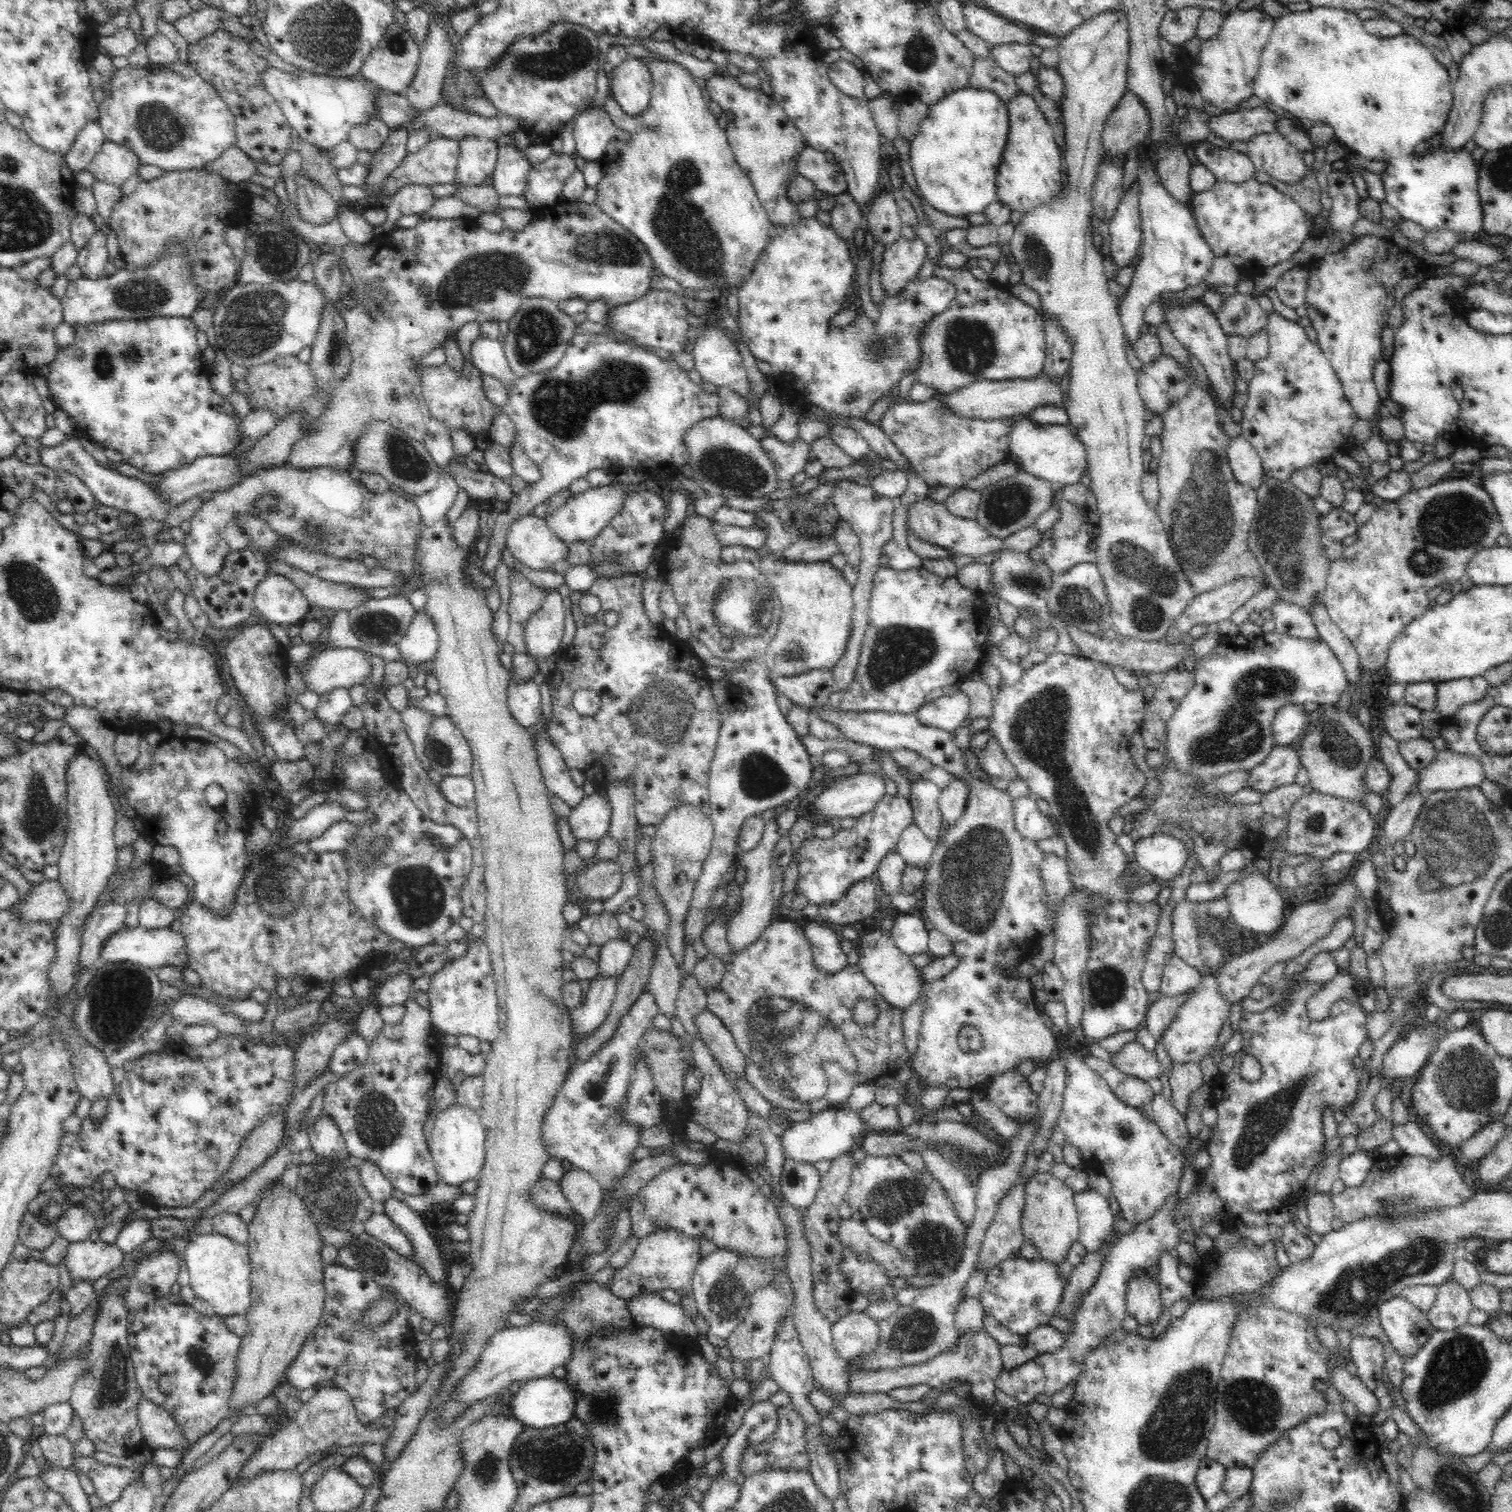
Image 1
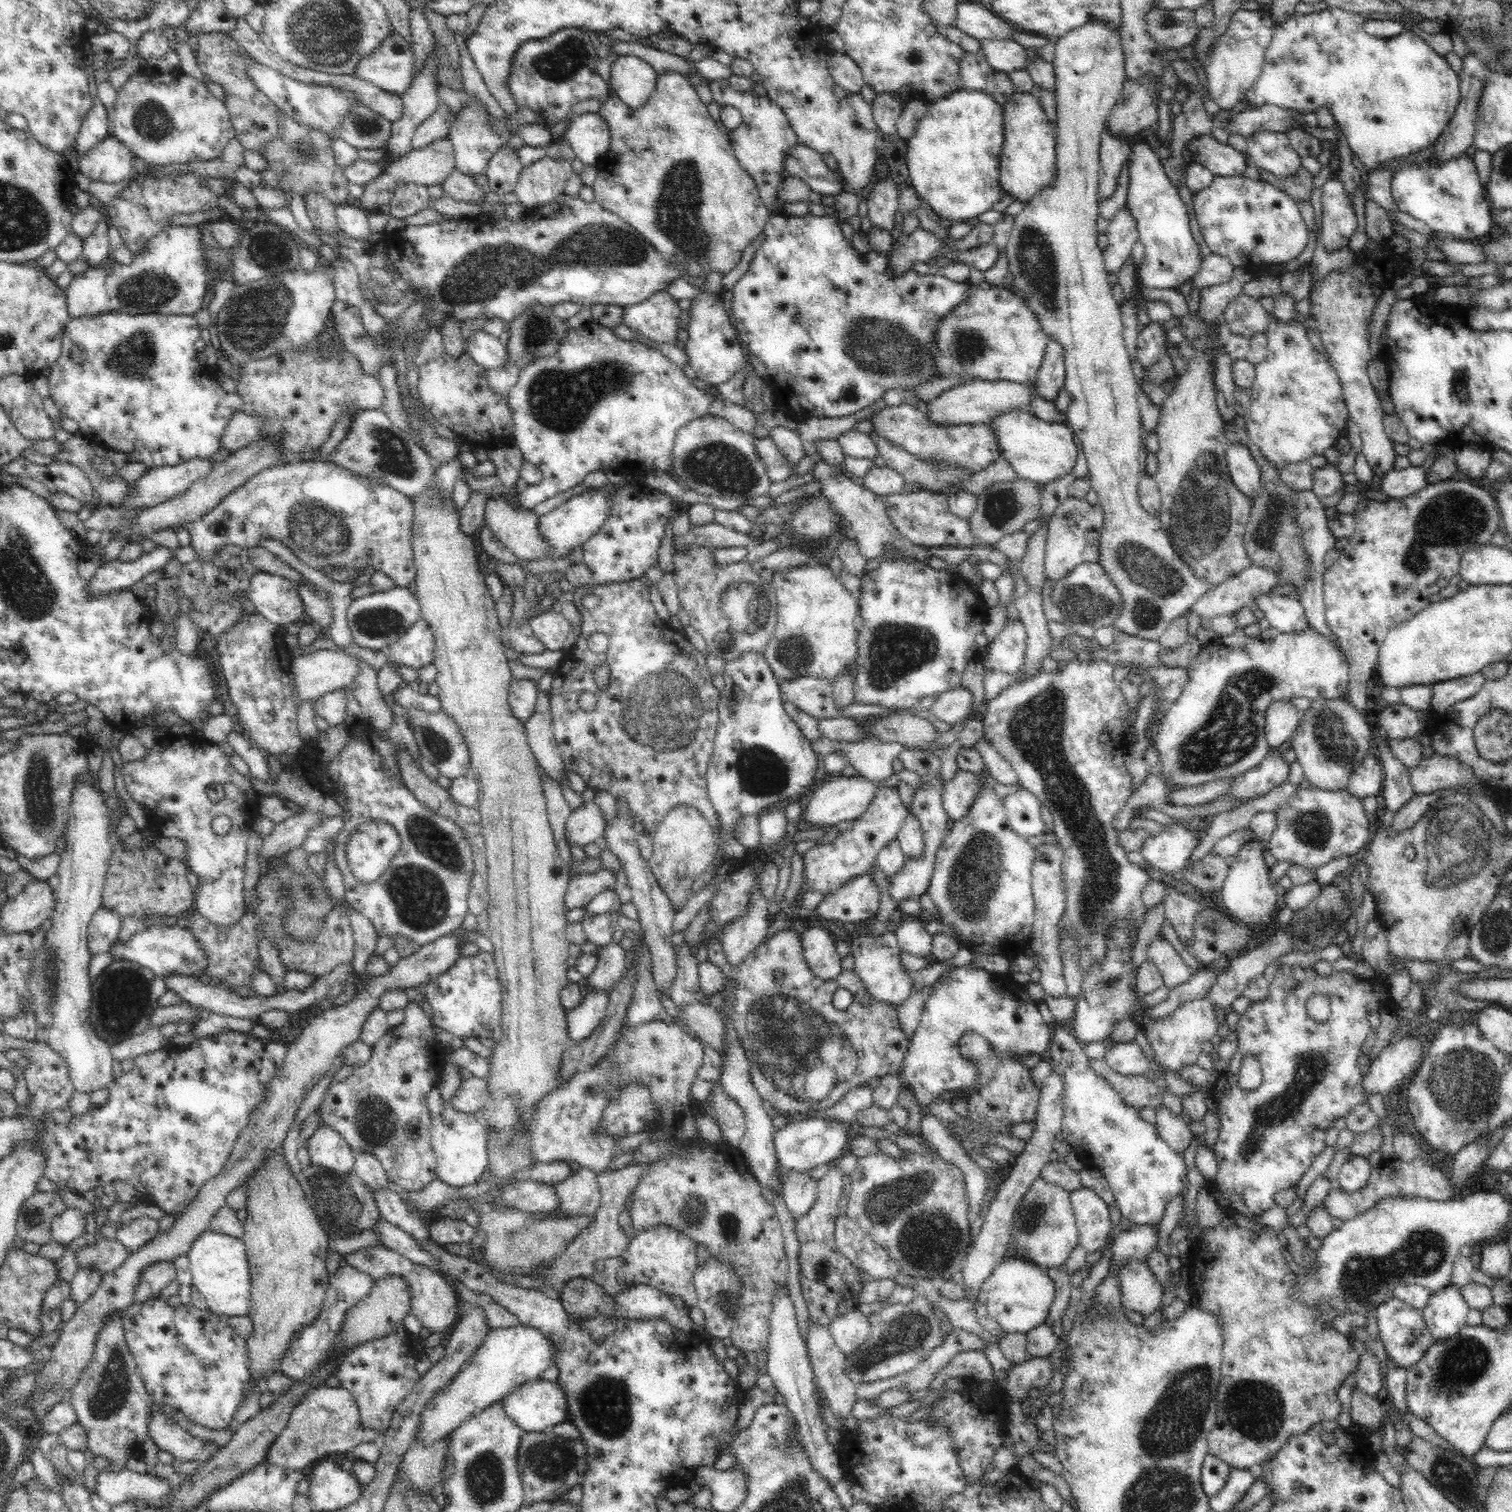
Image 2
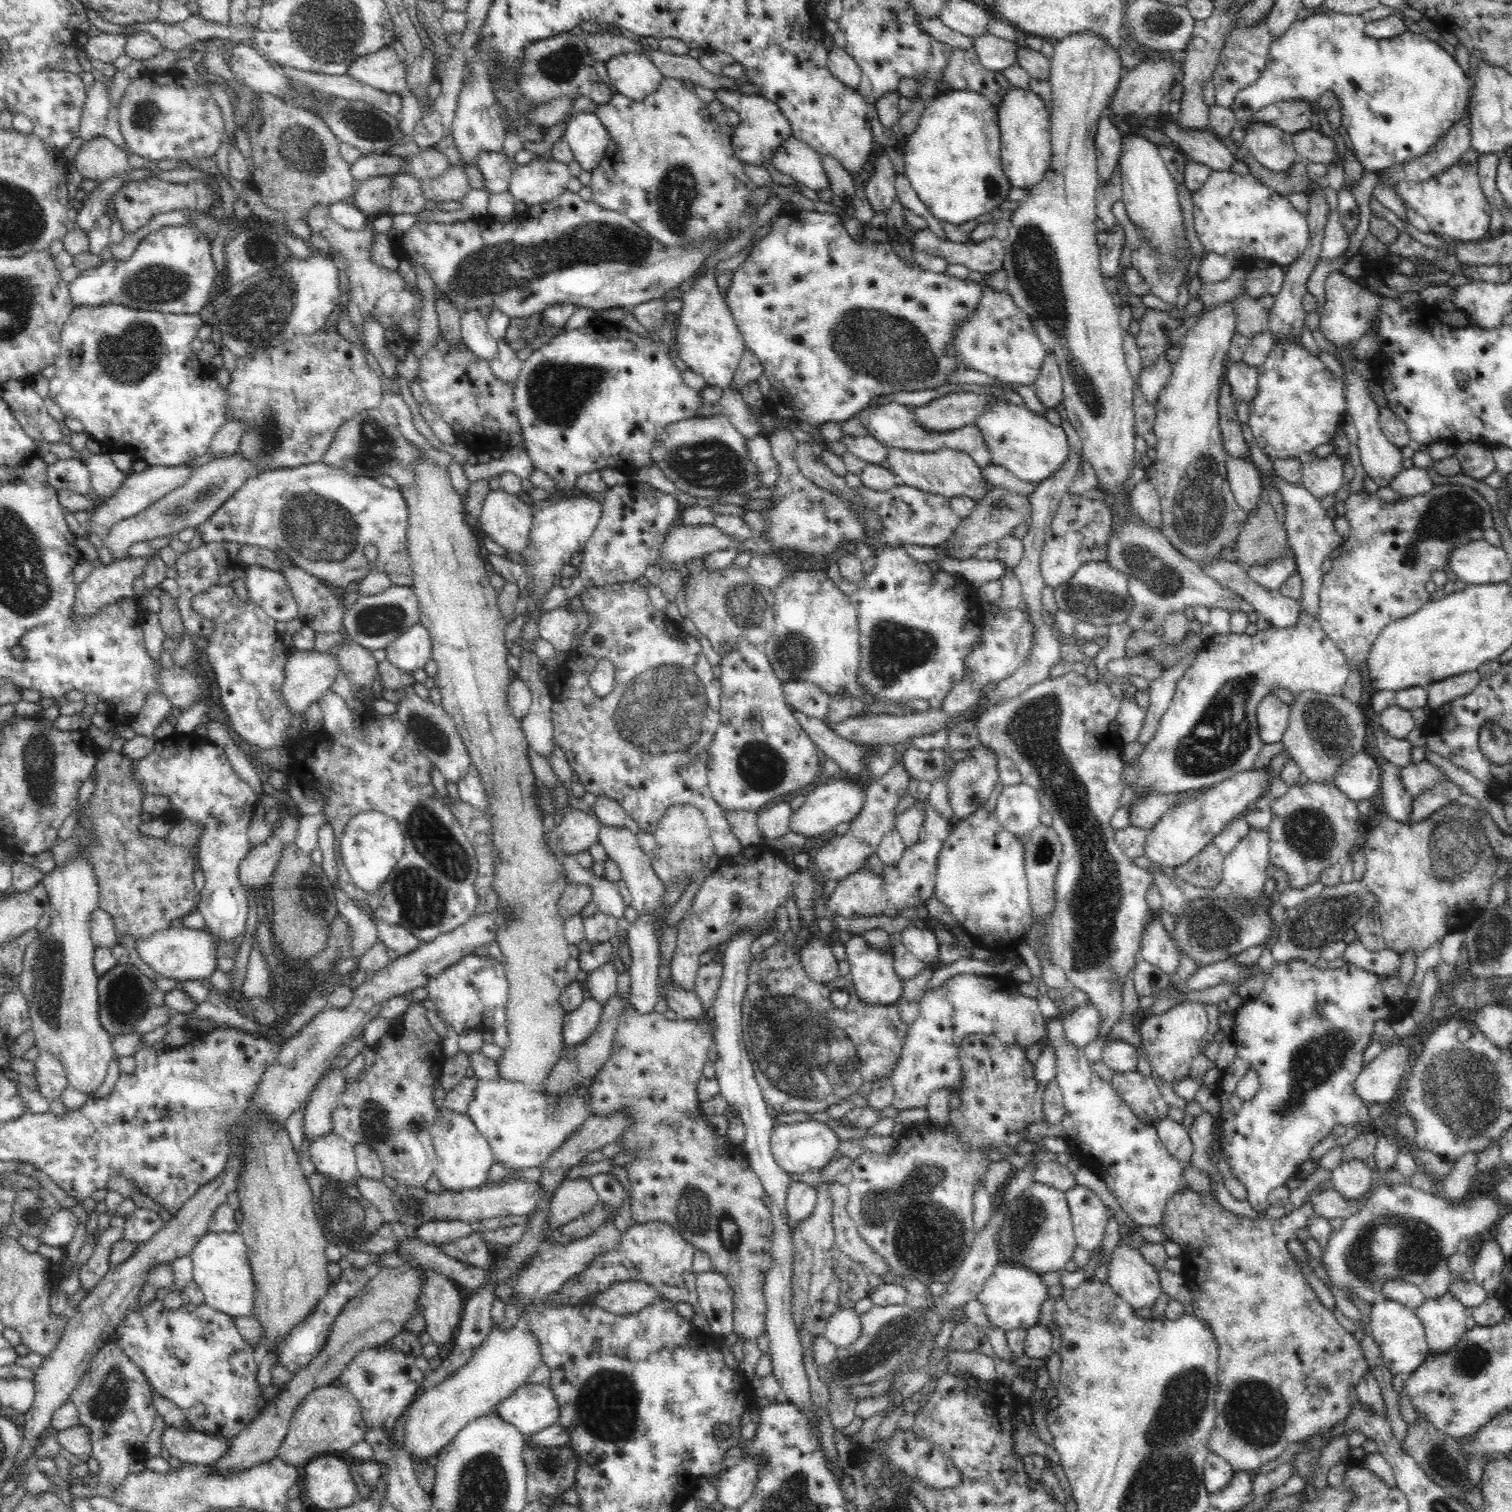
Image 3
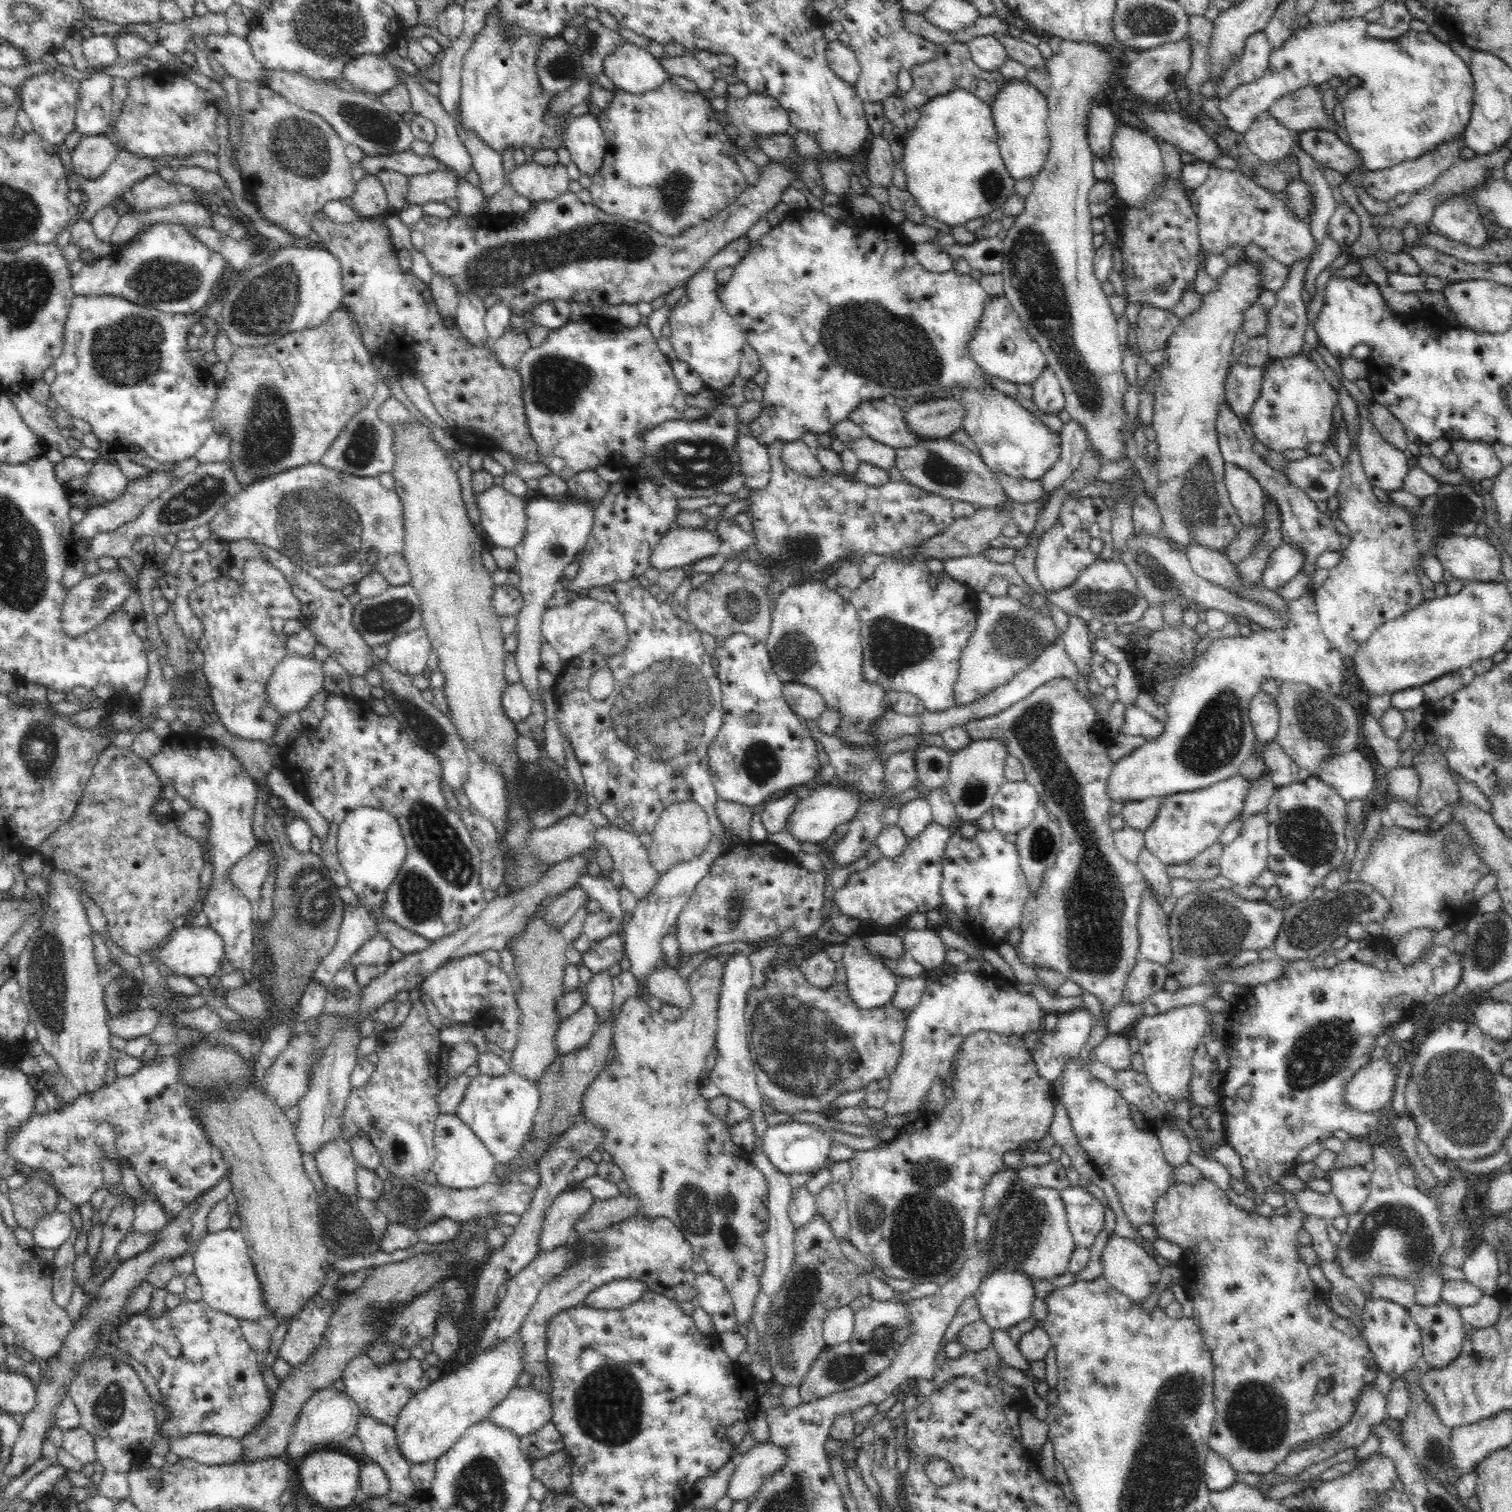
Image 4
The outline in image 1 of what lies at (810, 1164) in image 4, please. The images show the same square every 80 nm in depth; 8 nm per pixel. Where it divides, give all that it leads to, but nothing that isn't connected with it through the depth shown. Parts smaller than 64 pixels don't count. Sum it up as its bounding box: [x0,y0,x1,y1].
[780,1104,869,1162]

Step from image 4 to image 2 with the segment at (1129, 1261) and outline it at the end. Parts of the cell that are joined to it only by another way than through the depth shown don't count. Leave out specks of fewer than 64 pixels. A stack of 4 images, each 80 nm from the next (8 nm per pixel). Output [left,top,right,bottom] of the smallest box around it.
[1117,1259,1164,1317]

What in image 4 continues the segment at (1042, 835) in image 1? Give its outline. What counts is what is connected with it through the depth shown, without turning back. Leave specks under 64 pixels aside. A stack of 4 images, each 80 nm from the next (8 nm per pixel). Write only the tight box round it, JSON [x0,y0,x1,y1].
[993,780,1040,834]

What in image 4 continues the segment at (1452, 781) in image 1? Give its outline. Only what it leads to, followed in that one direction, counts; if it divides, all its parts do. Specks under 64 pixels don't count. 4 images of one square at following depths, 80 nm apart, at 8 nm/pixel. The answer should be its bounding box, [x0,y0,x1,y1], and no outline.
[1387,766,1420,804]

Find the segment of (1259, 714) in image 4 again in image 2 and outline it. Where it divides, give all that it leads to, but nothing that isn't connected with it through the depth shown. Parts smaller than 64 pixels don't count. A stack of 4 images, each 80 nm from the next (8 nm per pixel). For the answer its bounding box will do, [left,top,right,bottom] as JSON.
[1266,701,1300,748]

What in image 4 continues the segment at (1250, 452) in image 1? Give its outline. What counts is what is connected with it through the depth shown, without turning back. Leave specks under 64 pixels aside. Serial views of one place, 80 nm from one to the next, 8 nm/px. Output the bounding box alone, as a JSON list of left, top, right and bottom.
[1225,462,1265,526]

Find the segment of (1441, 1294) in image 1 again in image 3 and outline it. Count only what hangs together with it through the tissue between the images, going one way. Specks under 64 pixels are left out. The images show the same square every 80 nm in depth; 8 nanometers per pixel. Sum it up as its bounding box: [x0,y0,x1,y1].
[1415,1291,1467,1354]

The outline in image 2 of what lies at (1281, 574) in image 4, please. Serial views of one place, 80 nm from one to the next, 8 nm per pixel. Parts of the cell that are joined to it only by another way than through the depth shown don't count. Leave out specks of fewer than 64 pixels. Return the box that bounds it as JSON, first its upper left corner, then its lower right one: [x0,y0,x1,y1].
[1183,565,1277,620]

